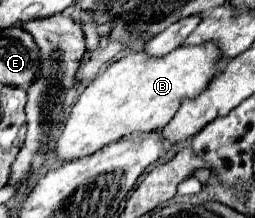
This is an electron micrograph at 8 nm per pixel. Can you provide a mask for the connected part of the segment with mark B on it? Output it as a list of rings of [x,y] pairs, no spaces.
[[[212,42],[180,46],[162,58],[144,56],[142,50],[130,52],[100,72],[80,94],[56,140],[56,158],[72,162],[92,156],[106,144],[130,136],[132,132],[162,130],[180,108],[180,100],[196,98],[222,66],[224,62],[218,62],[218,48]]]

